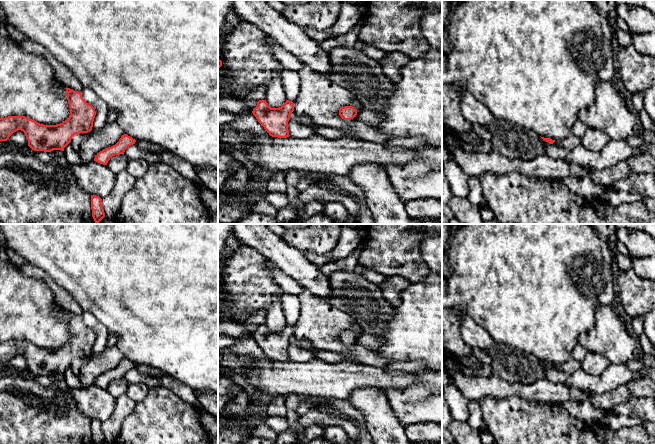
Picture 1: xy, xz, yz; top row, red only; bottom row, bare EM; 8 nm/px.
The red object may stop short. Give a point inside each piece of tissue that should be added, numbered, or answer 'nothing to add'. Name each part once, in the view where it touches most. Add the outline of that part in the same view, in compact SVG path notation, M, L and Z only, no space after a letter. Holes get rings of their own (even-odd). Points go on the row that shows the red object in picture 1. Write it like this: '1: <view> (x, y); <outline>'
nothing to add

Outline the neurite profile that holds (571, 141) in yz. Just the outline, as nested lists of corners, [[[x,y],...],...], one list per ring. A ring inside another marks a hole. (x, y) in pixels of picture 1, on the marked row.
[[[571,134],[561,140],[560,147],[546,142],[544,144],[544,154],[554,159],[561,159],[566,156],[567,152],[571,151],[578,145],[581,145],[581,138]]]

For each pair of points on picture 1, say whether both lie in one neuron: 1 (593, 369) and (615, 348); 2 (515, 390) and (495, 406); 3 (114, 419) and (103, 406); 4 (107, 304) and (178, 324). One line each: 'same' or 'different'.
1: different
2: different
3: different
4: same

